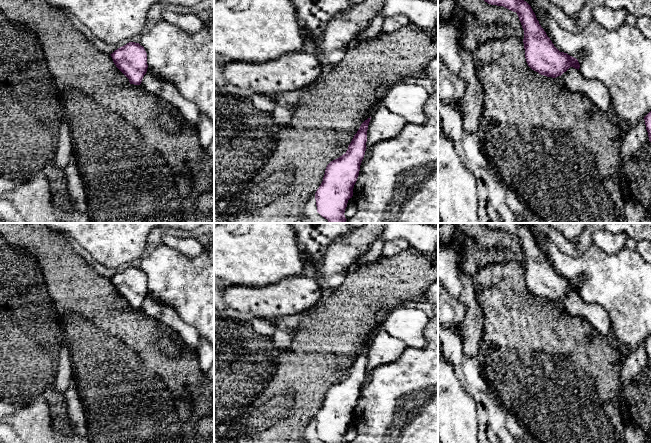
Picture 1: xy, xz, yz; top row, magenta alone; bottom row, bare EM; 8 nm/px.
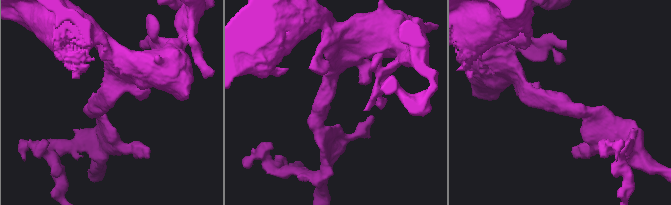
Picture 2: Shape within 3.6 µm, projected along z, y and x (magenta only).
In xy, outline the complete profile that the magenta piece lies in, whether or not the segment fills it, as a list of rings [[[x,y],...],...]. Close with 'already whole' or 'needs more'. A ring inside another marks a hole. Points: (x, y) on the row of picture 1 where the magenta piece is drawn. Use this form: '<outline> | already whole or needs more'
[[[129,42],[110,54],[116,67],[129,79],[140,85],[147,72],[147,53],[139,43]]] | already whole

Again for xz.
[[[371,117],[361,124],[346,153],[327,165],[323,181],[315,193],[317,212],[329,223],[345,223],[347,220],[344,213],[348,200],[353,196],[353,188],[367,148],[370,119]]] | already whole

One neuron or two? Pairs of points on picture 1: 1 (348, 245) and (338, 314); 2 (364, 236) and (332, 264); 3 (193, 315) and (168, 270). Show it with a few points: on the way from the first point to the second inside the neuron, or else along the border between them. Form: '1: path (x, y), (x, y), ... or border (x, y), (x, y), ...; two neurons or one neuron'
1: border (355, 265), (350, 269); two neurons
2: path (356, 241), (340, 256); one neuron
3: path (193, 304), (193, 295), (179, 281); one neuron

